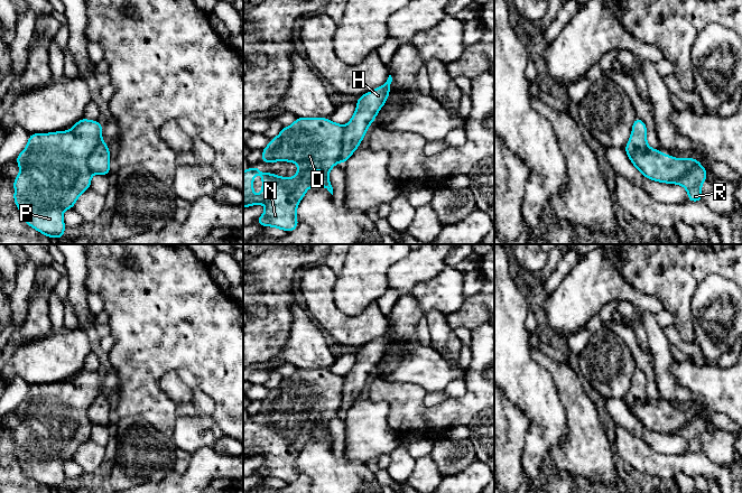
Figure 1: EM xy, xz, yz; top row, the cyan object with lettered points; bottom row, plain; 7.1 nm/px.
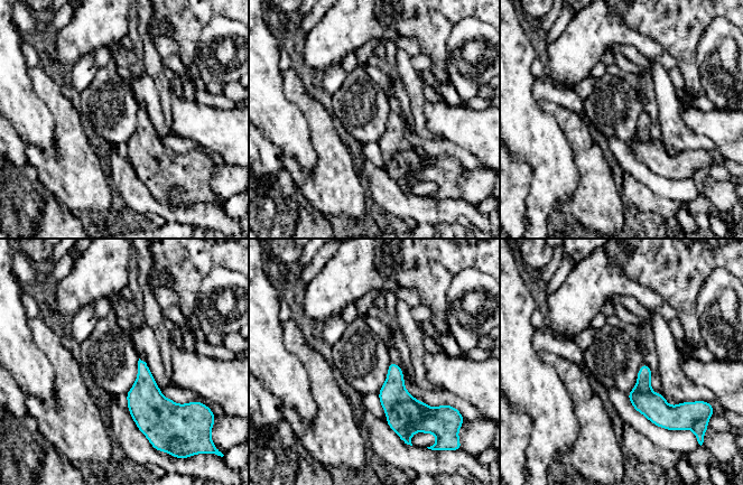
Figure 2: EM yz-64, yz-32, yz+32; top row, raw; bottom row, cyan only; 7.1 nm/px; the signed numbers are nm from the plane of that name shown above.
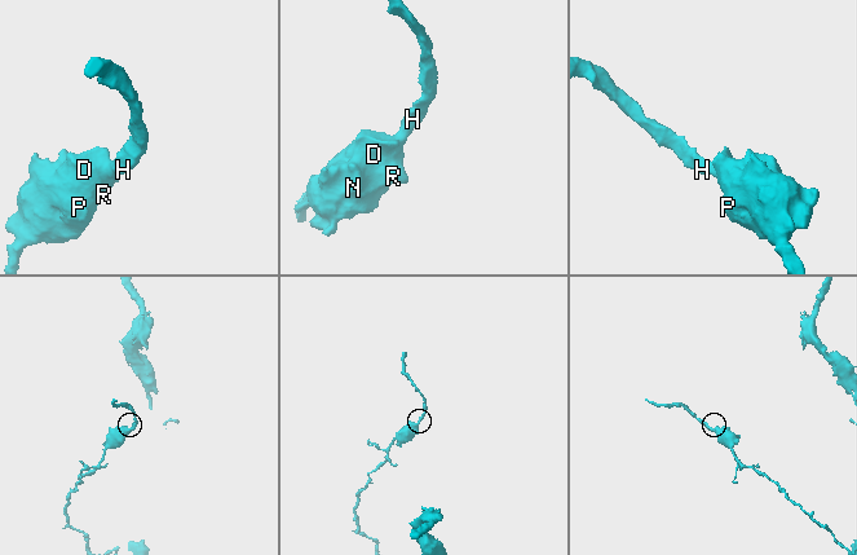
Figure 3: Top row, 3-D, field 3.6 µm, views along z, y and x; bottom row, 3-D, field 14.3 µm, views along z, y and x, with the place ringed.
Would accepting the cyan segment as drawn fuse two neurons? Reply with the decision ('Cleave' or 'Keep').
Cleave

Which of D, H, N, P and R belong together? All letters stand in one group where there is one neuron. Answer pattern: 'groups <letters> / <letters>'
groups D N P R / H

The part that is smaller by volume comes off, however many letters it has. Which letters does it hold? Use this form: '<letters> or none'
H

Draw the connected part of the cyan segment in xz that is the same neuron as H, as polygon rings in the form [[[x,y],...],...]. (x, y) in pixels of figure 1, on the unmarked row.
[[[389,326],[383,336],[358,348],[355,363],[344,379],[342,401],[338,408],[342,416],[359,399],[369,376],[374,373],[378,363],[384,356],[390,345],[391,333],[392,328]]]

